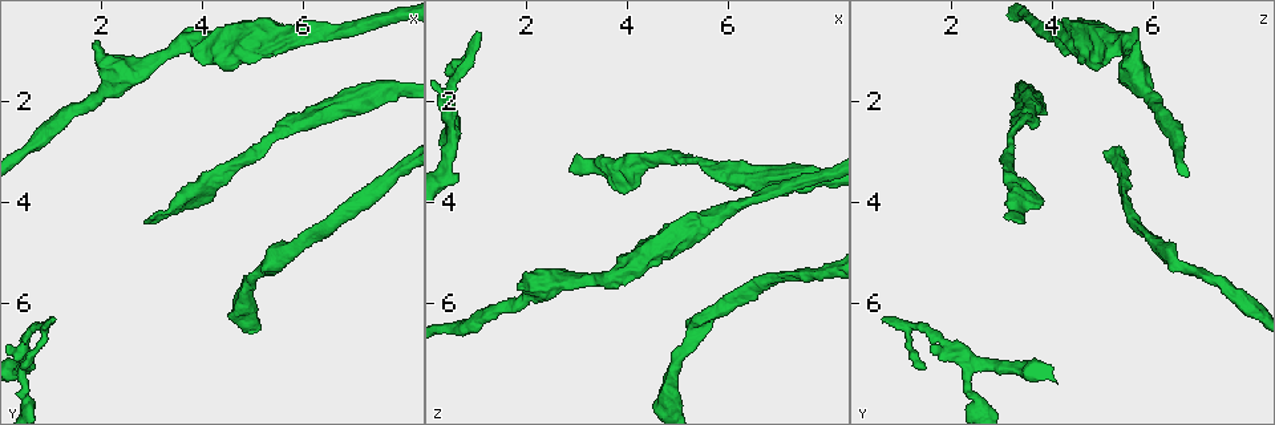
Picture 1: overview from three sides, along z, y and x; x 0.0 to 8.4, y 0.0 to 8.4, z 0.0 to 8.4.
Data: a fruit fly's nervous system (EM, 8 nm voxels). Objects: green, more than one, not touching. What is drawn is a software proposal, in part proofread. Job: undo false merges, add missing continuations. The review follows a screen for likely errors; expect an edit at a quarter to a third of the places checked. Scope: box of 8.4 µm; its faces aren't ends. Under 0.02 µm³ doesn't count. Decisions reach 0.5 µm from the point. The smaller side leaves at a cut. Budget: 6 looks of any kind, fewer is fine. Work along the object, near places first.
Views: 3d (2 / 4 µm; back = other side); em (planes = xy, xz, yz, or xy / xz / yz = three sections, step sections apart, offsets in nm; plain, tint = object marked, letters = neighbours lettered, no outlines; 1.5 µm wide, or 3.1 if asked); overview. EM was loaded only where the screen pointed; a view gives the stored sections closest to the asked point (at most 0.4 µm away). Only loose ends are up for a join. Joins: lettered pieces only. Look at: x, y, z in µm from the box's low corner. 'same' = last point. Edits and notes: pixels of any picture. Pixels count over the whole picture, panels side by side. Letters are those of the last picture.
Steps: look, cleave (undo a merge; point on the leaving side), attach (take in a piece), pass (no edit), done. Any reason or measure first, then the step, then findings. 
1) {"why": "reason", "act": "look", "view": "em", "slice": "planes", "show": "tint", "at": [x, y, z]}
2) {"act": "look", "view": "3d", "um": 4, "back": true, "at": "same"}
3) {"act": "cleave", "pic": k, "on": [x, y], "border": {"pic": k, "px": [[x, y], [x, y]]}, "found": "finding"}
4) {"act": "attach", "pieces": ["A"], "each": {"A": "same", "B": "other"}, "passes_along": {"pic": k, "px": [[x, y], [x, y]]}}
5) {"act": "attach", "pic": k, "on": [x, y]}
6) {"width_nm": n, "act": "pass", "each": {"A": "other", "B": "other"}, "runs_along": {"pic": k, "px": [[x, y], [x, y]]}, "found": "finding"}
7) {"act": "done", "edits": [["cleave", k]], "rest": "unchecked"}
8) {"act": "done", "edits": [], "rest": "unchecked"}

{"why": "thin end", "act": "look", "view": "3d", "um": 2, "back": true, "at": [1.10, 6.30, 0.65]}

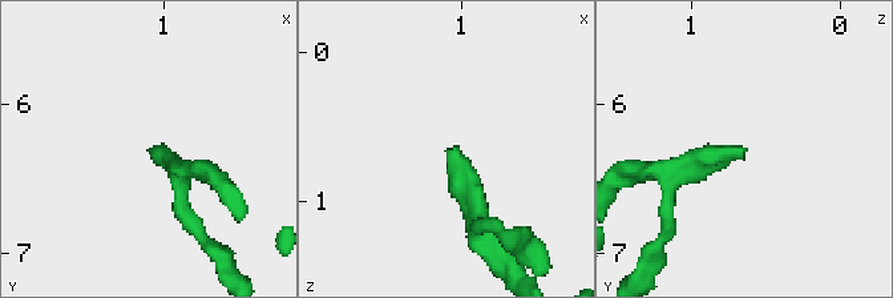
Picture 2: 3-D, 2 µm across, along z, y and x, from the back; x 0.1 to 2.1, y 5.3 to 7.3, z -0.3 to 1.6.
{"act": "look", "view": "em", "slice": "planes", "show": "letters", "at": [1.08, 6.32, 0.66]}

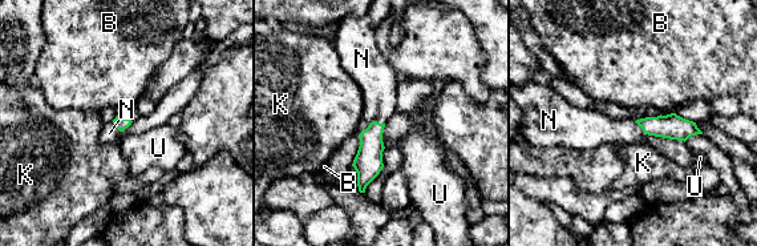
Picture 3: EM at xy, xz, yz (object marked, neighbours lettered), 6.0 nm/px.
{"act": "attach", "pic": 3, "on": [377, 81], "each": {"B": "other", "K": "other", "N": "same", "U": "other"}, "passes_along": {"pic": 3, "px": [[368, 162], [372, 121], [377, 81]]}, "found": "the neuron continues"}

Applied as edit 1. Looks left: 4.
{"why": "see it whole again", "act": "look", "view": "overview"}

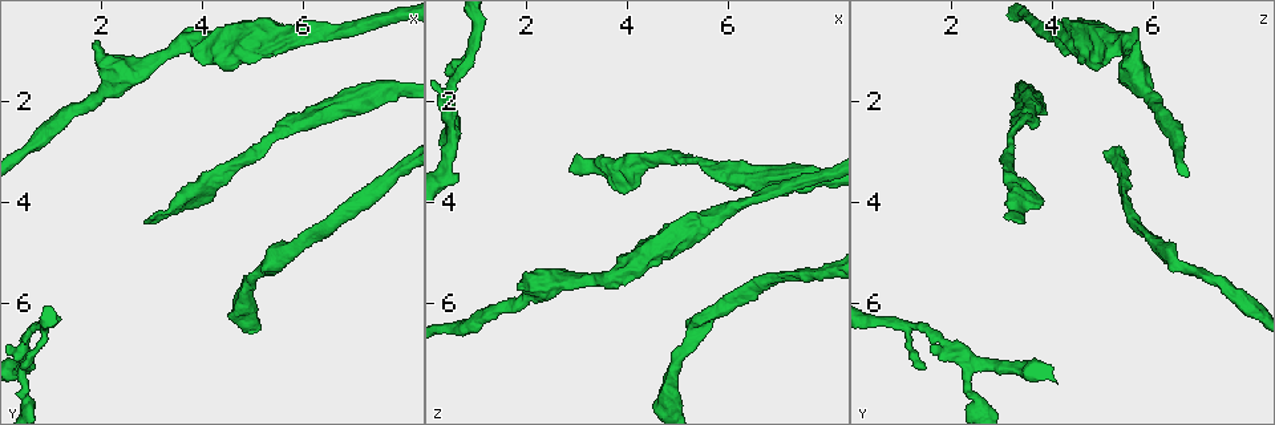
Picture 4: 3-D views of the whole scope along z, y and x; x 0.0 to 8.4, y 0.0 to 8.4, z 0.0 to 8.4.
{"why": "free end", "act": "look", "view": "3d", "um": 2, "at": [1.90, 0.80, 5.70]}

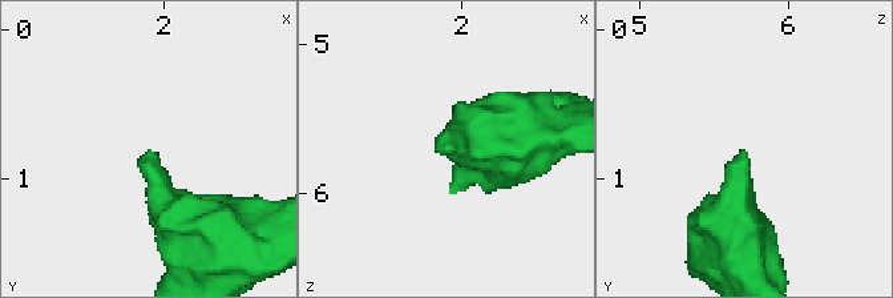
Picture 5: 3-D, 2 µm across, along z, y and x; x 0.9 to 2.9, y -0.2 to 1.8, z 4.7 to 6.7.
{"why": "need the tissue", "act": "look", "view": "em", "slice": "planes", "show": "letters", "at": [1.90, 0.84, 5.74]}

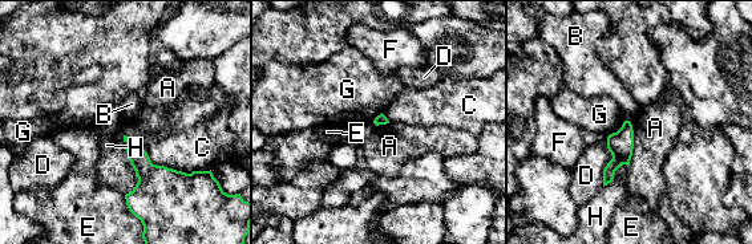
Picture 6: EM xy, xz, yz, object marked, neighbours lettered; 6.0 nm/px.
{"act": "pass", "each": {"A": "other", "B": "other", "C": "other", "D": "other", "E": "other", "F": "other", "G": "other", "H": "other"}, "found": "no lettered piece goes on from it"}

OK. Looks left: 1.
{"act": "done", "edits": [["attach", 3]], "rest": "unchecked"}

